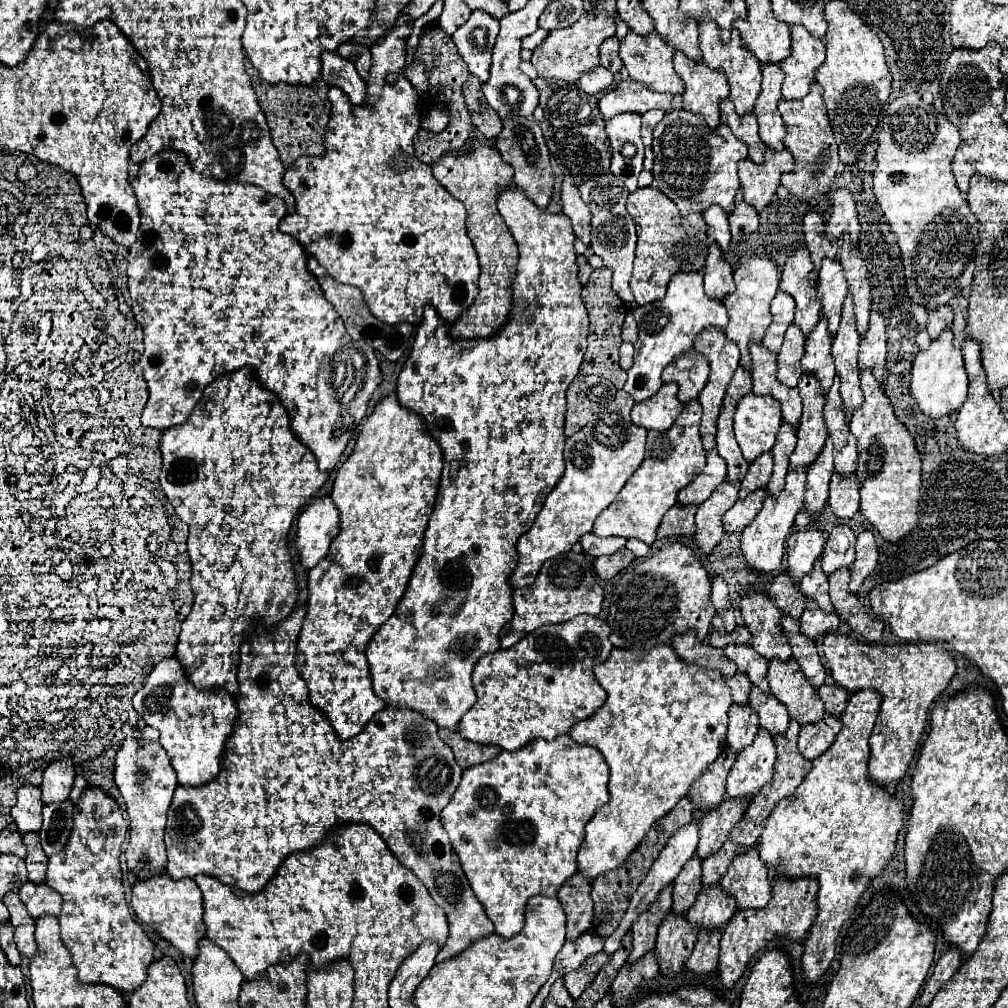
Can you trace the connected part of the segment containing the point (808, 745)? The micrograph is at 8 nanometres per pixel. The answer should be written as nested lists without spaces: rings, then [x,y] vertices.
[[[824,715],[824,719],[814,725],[804,725],[800,729],[800,737],[798,737],[798,751],[808,761],[814,761],[834,743],[840,729],[842,729],[840,719],[836,719],[832,715]]]

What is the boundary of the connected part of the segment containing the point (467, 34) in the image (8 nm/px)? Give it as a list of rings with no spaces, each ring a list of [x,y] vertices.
[[[472,11],[470,19],[452,35],[452,41],[456,43],[458,53],[462,55],[470,73],[482,83],[486,83],[490,77],[490,59],[496,35],[498,19],[484,11]]]

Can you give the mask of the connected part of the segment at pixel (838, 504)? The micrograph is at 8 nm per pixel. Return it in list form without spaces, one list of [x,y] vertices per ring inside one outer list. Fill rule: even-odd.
[[[836,473],[832,475],[830,481],[830,497],[828,497],[828,505],[832,509],[832,513],[840,519],[852,519],[858,513],[858,483],[856,477],[844,479],[844,477],[836,477]]]

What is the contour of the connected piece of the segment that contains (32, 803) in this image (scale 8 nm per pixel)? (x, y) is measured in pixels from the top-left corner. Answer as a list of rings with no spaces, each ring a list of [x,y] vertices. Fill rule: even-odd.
[[[22,785],[16,795],[16,805],[12,807],[10,815],[18,825],[18,831],[24,835],[28,831],[38,831],[42,827],[42,799],[40,787]]]

